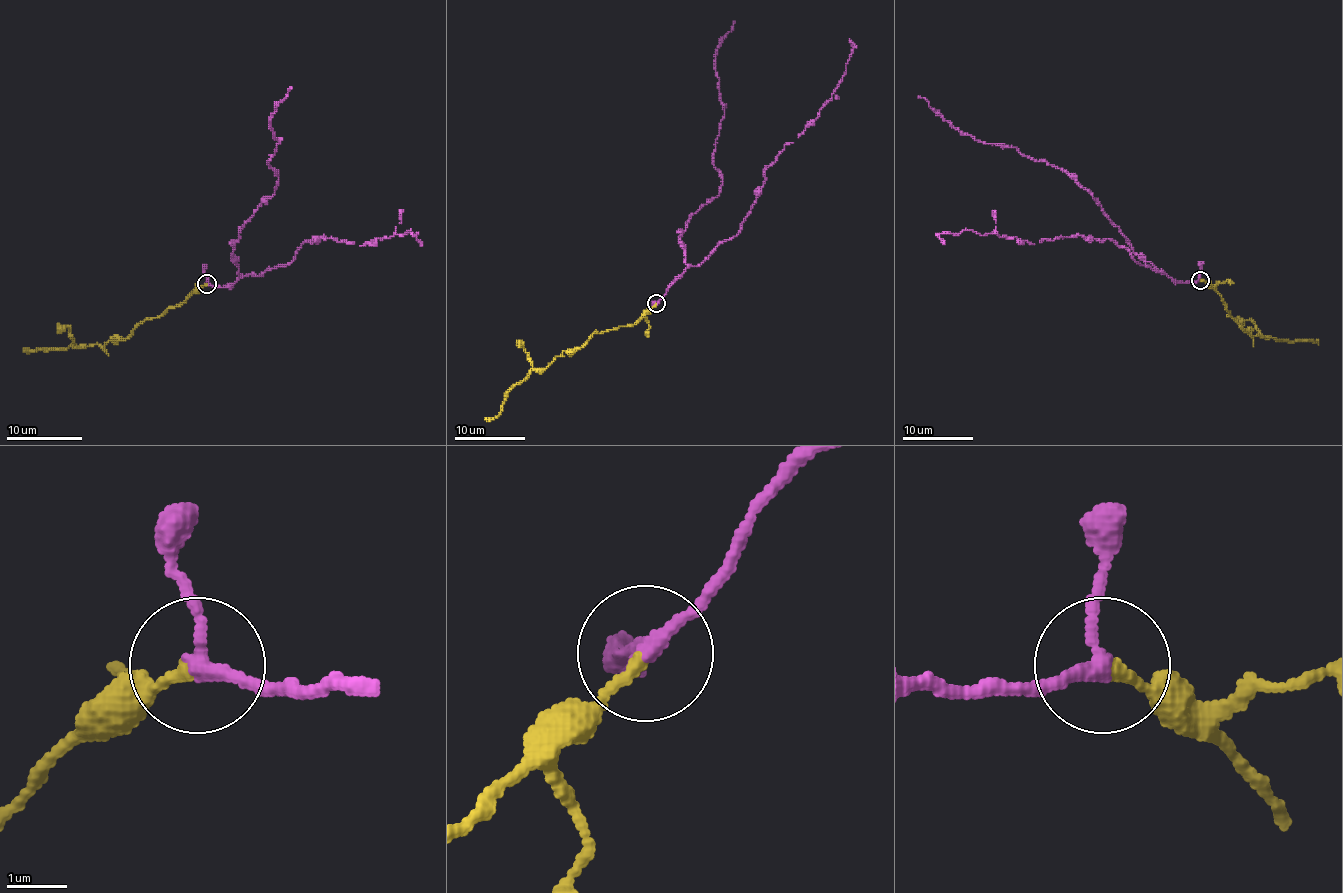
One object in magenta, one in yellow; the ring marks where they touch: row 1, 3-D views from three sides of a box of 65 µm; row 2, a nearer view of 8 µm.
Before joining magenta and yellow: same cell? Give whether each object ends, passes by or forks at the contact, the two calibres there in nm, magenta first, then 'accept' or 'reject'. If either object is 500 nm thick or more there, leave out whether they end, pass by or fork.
magenta passes by; yellow ends there; 240 nm thick on the magenta side, 200 nm on the other; accept

